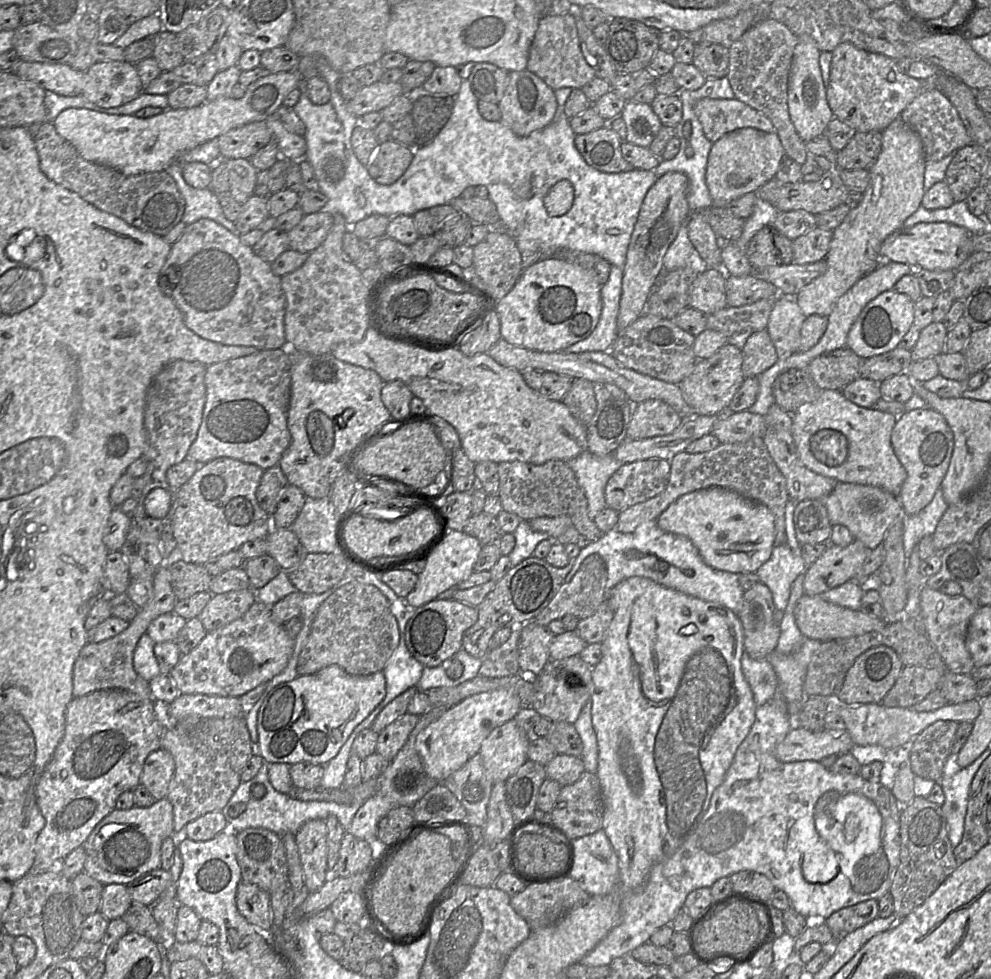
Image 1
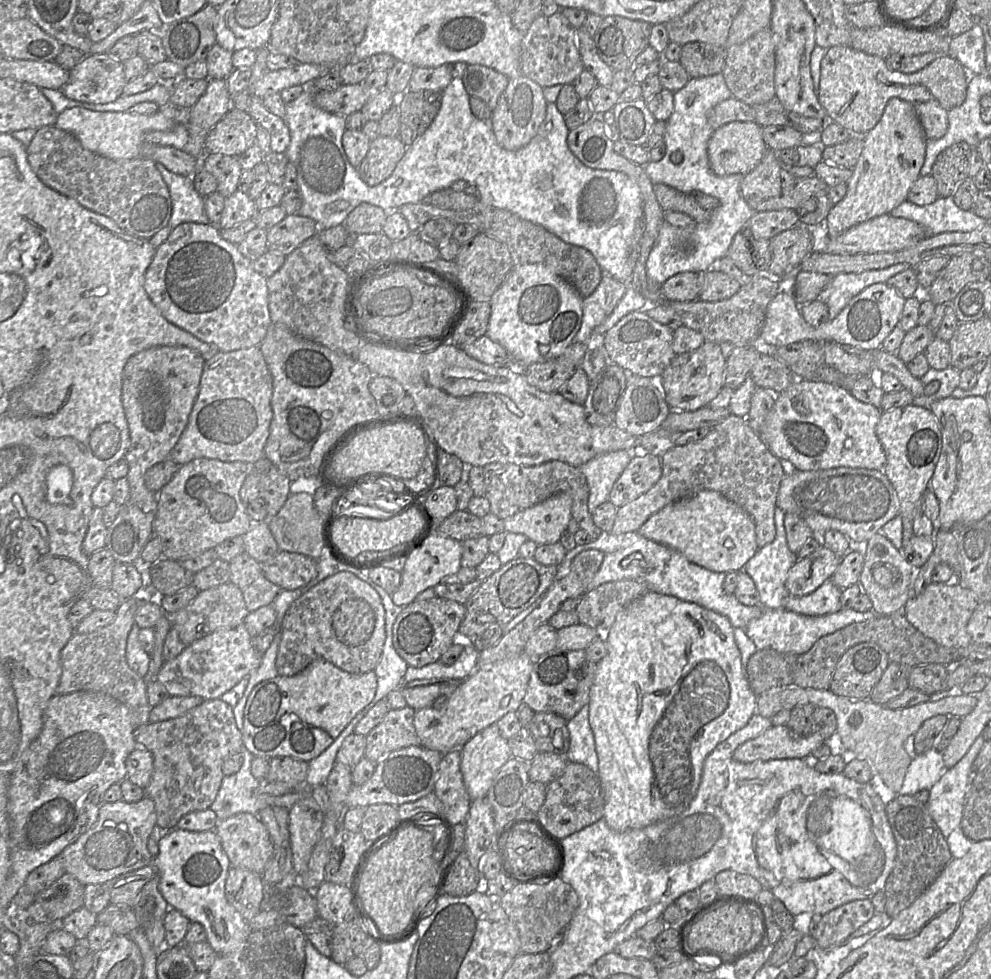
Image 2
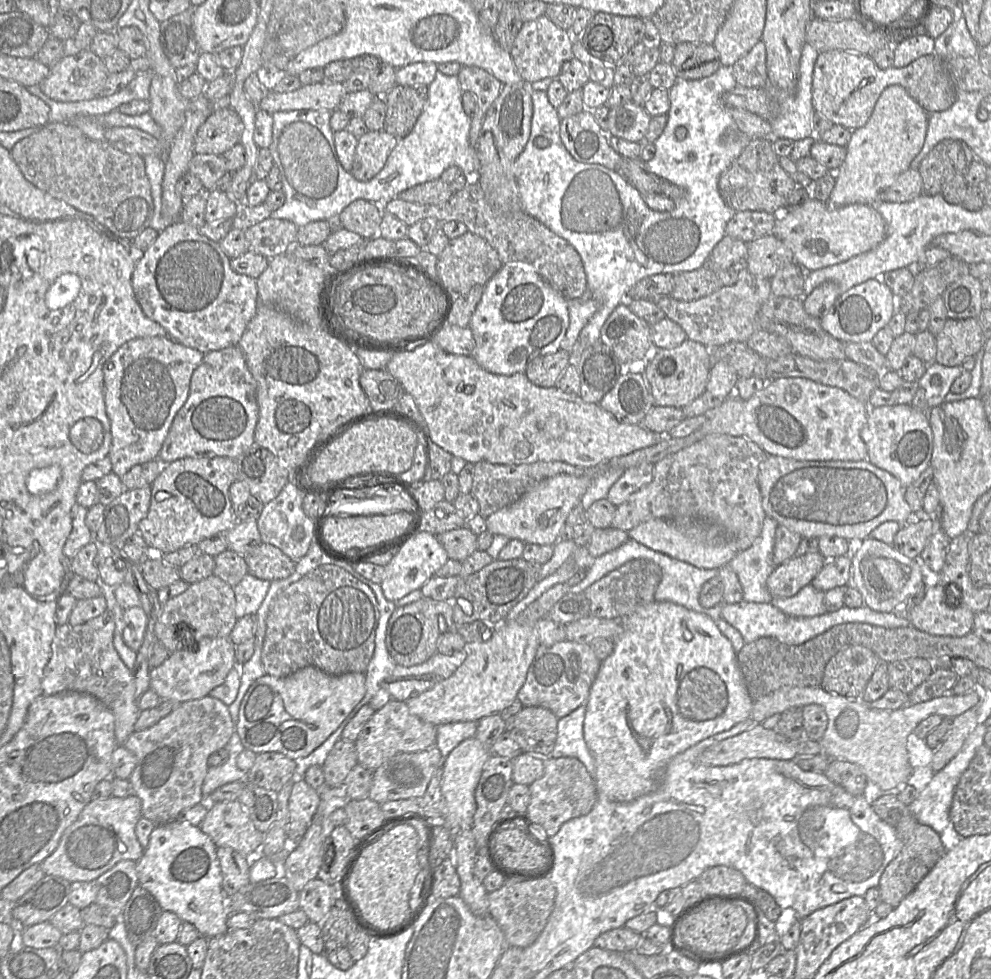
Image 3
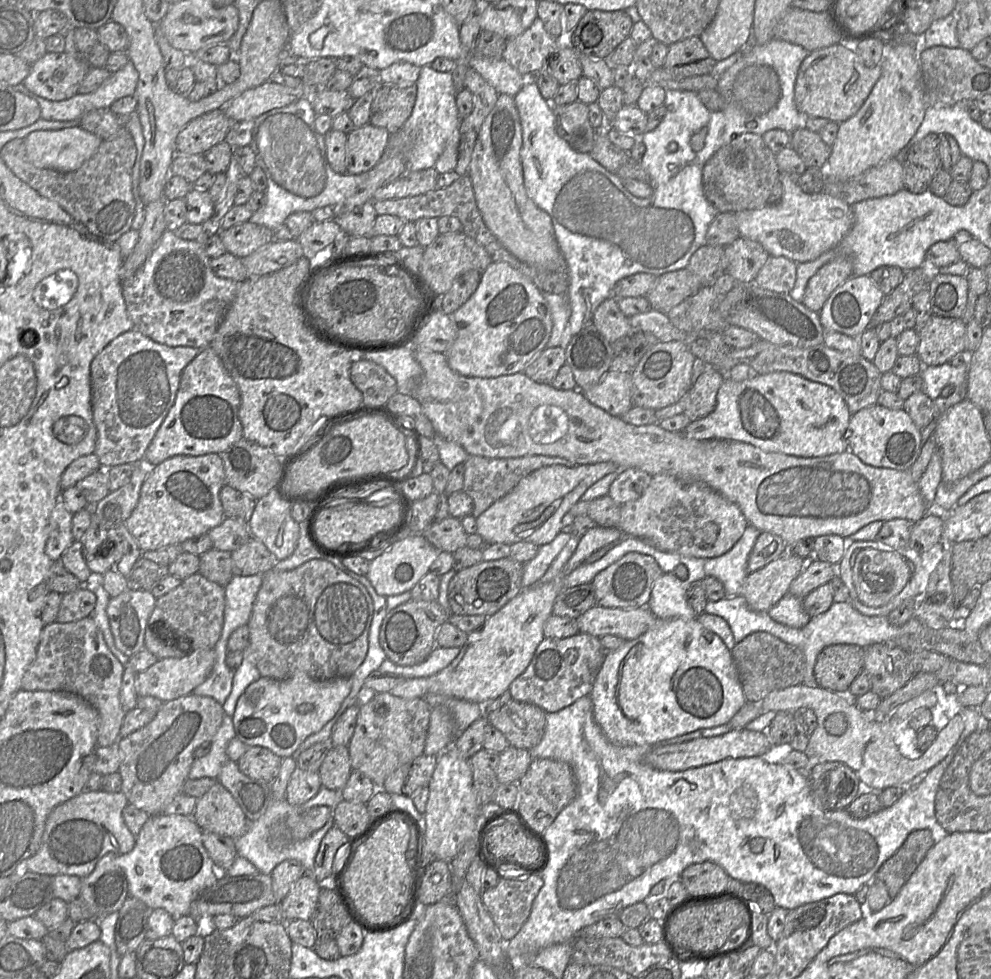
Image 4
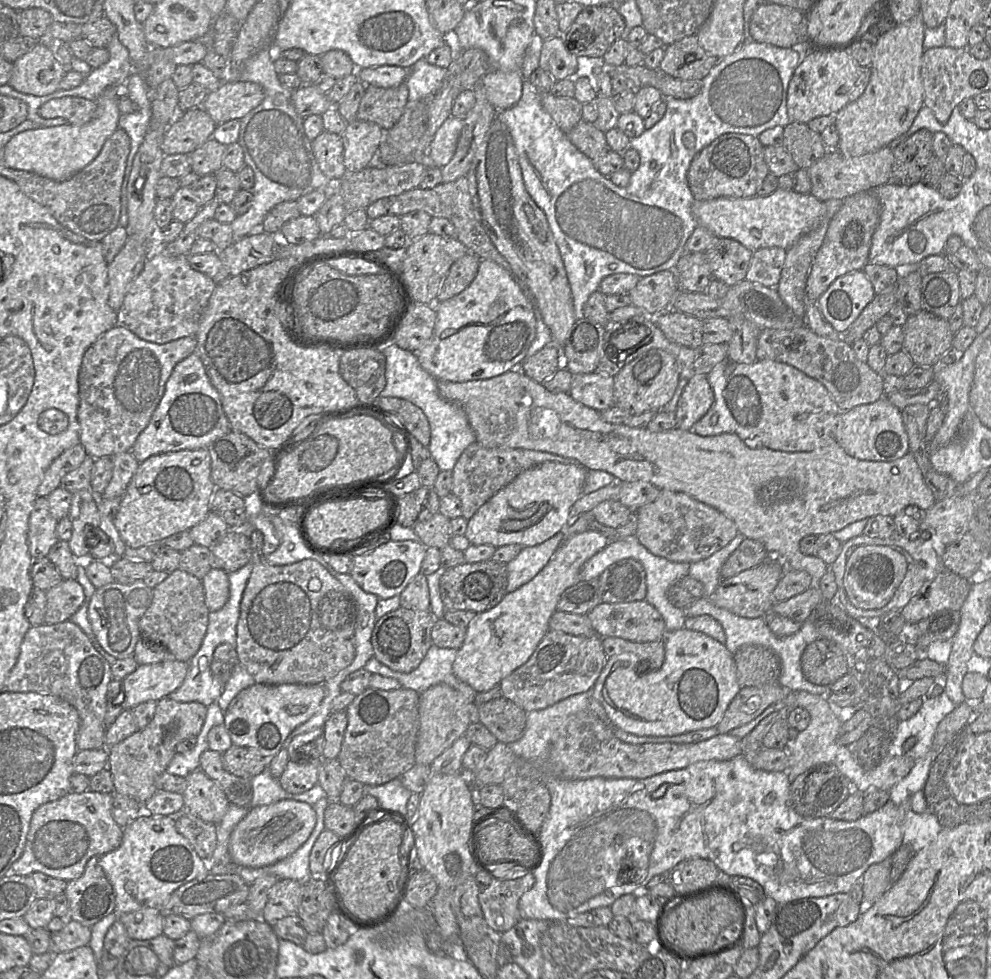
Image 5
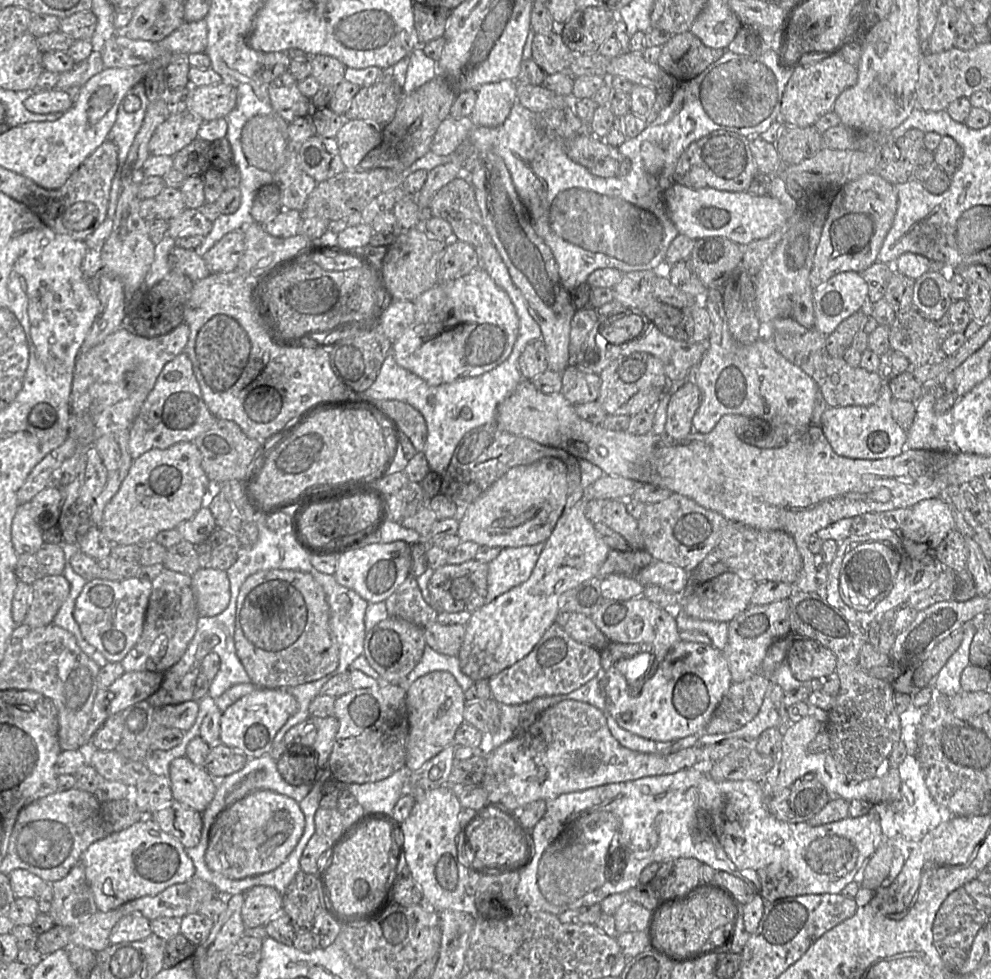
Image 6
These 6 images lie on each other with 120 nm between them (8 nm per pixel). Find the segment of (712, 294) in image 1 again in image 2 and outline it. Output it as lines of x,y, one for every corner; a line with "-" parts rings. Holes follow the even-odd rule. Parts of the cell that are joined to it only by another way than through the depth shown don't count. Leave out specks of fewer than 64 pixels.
681,272
661,284
658,293
664,300
689,302
698,299
700,289
700,273

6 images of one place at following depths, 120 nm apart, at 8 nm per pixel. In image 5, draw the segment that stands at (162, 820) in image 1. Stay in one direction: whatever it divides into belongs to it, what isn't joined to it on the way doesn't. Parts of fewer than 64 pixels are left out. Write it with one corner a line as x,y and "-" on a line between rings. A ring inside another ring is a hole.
85,791
69,793
58,800
40,806
32,815
23,853
12,864
10,874
29,876
34,872
41,872
67,882
79,878
89,859
115,850
122,842
123,828
112,817
112,800
112,793

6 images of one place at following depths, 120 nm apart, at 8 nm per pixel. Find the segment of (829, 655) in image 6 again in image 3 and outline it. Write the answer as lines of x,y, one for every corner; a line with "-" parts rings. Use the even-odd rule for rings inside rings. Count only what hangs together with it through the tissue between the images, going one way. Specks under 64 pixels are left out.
864,646
844,647
827,663
820,686
833,694
861,699
880,662
877,655

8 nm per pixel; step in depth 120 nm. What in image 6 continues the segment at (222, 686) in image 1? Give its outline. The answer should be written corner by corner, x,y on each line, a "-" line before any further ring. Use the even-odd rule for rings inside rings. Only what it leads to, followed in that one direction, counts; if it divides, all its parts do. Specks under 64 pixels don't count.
140,671
127,672
108,687
108,712
119,714
129,706
146,701
163,681
163,673

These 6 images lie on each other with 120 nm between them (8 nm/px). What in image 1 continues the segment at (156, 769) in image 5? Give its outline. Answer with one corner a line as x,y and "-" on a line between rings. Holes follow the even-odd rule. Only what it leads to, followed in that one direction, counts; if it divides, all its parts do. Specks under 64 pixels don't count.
209,717
200,719
192,730
178,730
176,724
165,726
161,749
169,752
175,762
175,772
169,786
167,800
173,807
174,830
179,831
189,822
208,812
221,812
241,783
241,774
255,754
255,745
243,717

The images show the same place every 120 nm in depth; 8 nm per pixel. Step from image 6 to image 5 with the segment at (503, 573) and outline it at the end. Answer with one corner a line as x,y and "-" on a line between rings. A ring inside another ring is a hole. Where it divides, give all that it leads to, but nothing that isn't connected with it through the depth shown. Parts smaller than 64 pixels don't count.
561,530
543,543
523,547
519,554
507,563
507,593
534,578
549,562
565,538
566,531

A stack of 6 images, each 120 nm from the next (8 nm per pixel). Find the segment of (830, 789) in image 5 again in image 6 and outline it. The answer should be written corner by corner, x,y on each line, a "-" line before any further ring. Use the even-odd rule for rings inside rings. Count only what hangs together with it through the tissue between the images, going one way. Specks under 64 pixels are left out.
807,773
779,794
769,795
766,806
776,819
787,823
800,823
811,819
830,800
830,795
816,775

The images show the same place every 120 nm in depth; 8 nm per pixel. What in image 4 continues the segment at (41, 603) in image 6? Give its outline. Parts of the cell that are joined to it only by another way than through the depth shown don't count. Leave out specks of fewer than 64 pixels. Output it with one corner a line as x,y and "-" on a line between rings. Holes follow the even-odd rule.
85,585
76,591
62,595
56,622
76,622
91,616
95,609
96,601
96,595

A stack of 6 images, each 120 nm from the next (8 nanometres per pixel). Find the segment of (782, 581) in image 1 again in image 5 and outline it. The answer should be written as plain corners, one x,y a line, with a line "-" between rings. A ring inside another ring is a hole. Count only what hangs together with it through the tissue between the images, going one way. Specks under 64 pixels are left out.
737,534
726,546
713,553
711,556
690,563
689,575
697,579
703,584
704,596
710,597
716,590
722,577
720,575
721,568
728,557
739,547
745,537

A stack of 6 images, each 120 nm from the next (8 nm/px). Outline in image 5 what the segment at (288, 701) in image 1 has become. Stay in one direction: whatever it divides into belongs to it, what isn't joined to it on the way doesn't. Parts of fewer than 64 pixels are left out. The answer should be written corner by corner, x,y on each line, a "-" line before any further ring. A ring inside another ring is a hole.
254,683
232,699
224,712
224,726
233,745
253,748
264,757
272,758
289,734
316,714
325,695
325,684

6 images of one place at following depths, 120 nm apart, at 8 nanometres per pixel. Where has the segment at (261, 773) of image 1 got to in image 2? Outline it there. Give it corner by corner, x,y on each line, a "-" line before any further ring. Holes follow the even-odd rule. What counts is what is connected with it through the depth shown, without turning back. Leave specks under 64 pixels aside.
245,747
240,753
243,755
240,770
233,775
224,775
218,794
210,807
219,820
238,813
258,815
267,806
279,806
289,810
304,794
310,793
310,788
299,788
283,796
259,795
257,787
260,779
251,772
251,762
255,756

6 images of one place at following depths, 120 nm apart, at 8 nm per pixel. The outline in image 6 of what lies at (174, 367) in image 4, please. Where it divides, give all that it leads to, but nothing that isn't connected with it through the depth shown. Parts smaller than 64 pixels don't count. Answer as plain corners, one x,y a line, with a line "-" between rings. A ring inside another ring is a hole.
181,323
167,334
153,338
141,337
124,326
109,335
102,343
79,354
73,376
71,413
89,415
95,426
96,438
105,434
115,435
123,430
129,430
143,403
154,388
164,366
184,352
189,335
190,329
186,323

